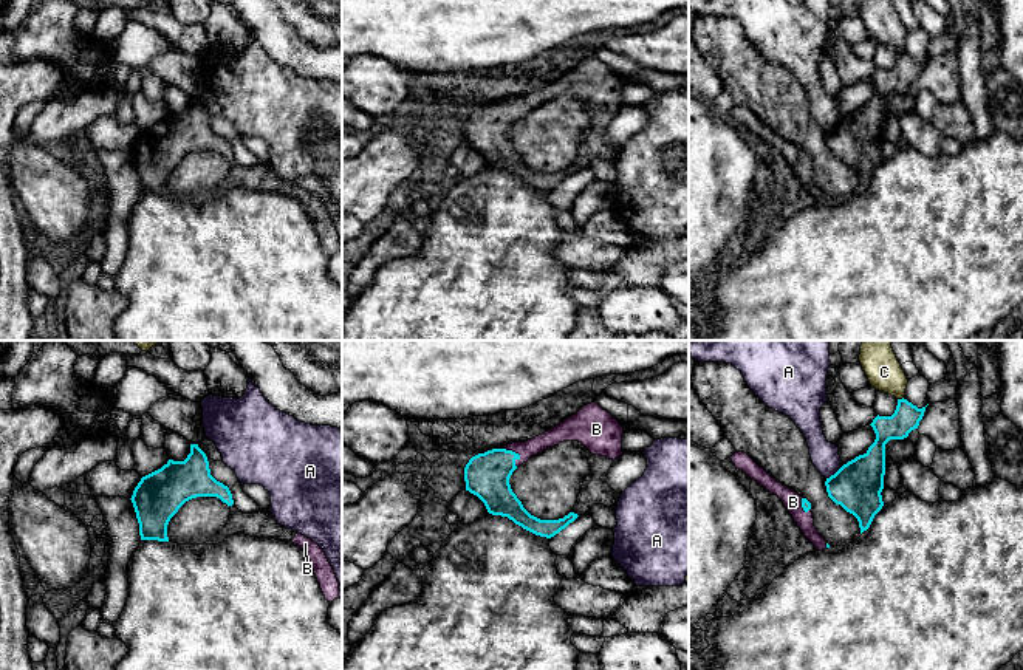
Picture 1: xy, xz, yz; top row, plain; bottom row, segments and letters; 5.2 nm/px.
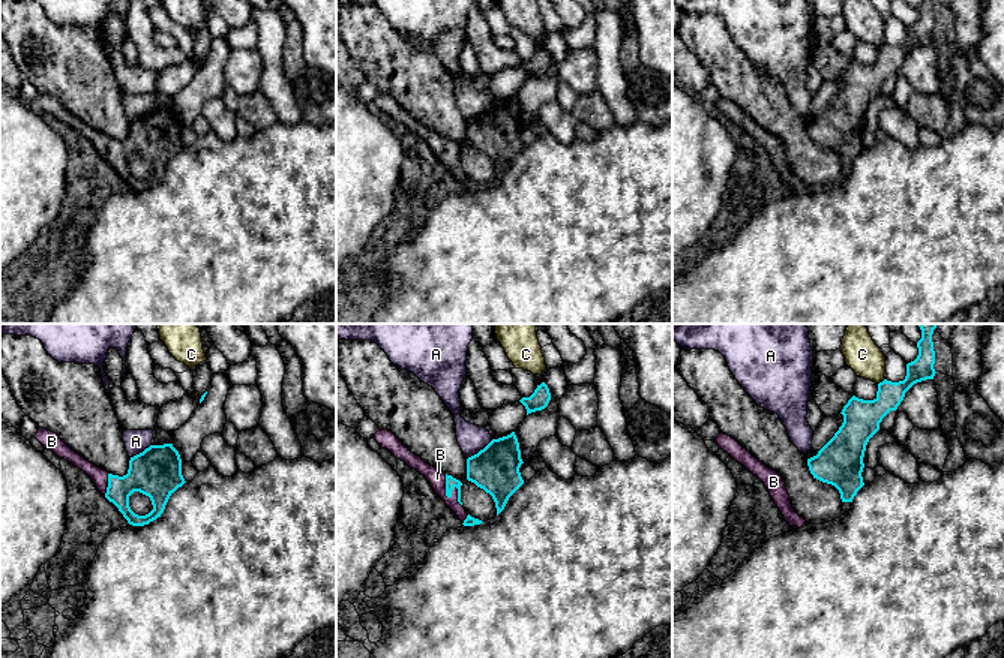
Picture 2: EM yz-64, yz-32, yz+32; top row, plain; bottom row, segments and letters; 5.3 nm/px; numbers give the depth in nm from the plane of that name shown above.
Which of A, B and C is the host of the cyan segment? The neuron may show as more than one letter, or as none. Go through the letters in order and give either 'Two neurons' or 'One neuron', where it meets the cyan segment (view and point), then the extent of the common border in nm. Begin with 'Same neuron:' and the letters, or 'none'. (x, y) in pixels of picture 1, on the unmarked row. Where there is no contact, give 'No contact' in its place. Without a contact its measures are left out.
Same neuron: B
A: Two neurons. Touches cyan at yz (834, 127). Shared border 100 nm
B: One neuron. Touches cyan at xz (517, 107). Shared border 130 nm
C: Two neurons. Touches cyan at yz (899, 53). Shared border 40 nm

